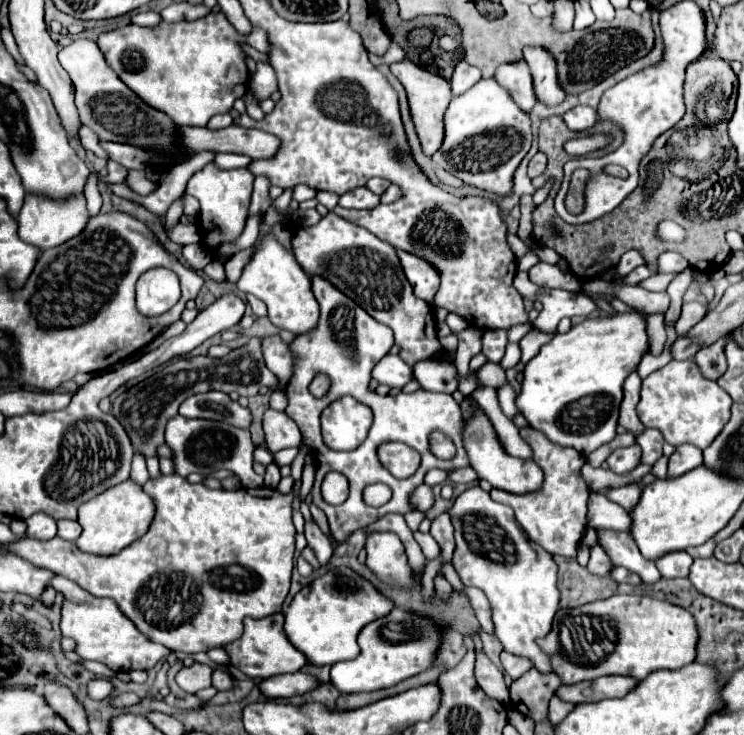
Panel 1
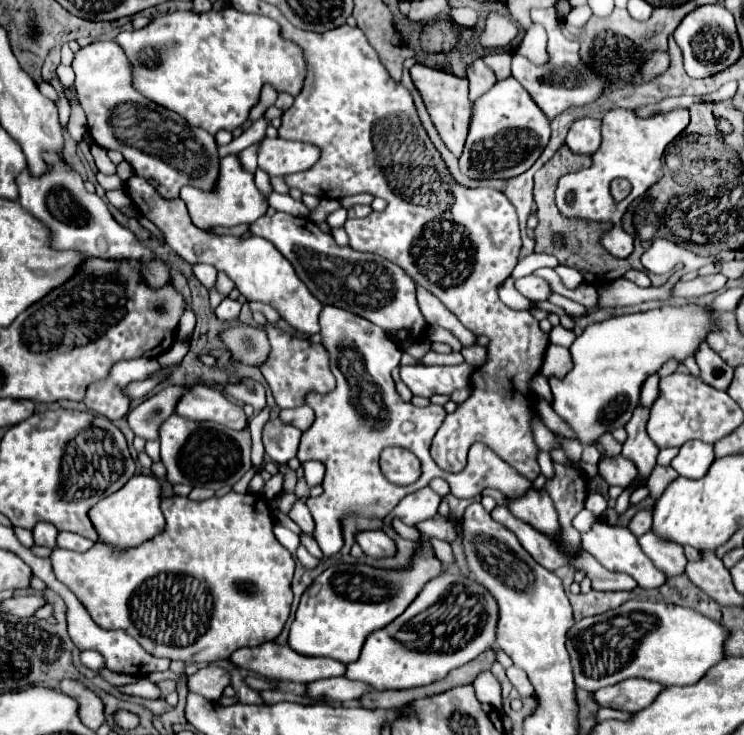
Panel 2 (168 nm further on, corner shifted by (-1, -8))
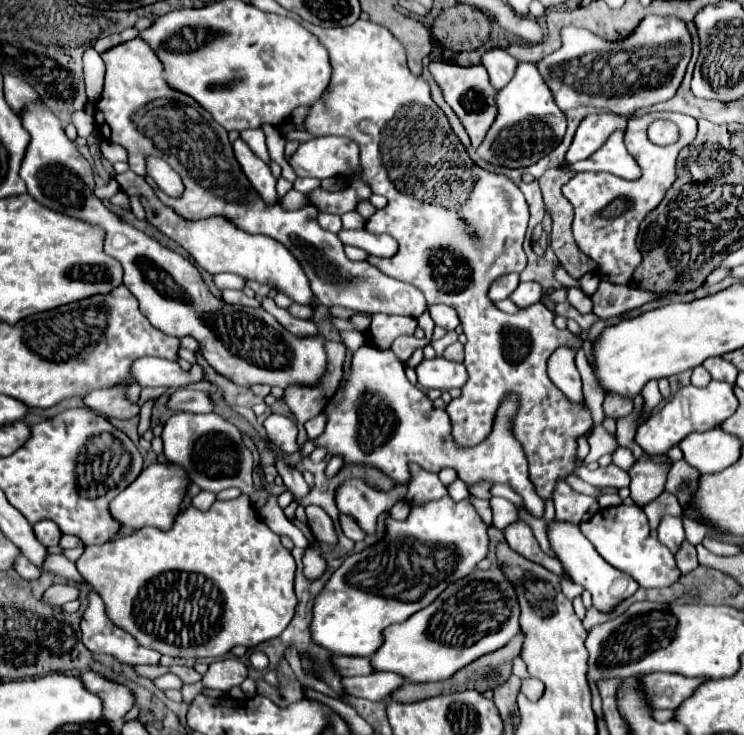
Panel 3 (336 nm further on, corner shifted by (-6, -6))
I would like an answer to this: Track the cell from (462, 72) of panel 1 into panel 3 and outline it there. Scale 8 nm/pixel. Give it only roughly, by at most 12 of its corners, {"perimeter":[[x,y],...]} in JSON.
{"perimeter":[[504,49],[482,55],[492,87],[512,79],[518,61]]}

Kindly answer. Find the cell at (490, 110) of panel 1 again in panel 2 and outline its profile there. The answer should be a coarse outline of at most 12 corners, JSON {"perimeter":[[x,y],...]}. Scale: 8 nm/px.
{"perimeter":[[515,77],[473,103],[459,157],[473,179],[535,163],[549,119]]}

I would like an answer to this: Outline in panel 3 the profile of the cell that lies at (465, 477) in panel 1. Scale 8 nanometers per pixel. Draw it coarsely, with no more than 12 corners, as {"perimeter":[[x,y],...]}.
{"perimeter":[[518,509],[526,525],[530,525],[540,547],[544,547],[548,555],[554,555],[546,537],[544,519],[536,519],[526,509]]}

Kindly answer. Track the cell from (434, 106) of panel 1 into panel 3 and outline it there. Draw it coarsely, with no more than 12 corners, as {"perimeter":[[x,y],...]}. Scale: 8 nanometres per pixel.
{"perimeter":[[430,63],[444,101],[478,147],[496,119],[482,65]]}

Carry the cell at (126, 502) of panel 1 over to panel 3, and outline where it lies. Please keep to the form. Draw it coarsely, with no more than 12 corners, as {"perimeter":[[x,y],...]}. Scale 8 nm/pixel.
{"perimeter":[[146,467],[110,503],[124,527],[168,531],[188,477]]}

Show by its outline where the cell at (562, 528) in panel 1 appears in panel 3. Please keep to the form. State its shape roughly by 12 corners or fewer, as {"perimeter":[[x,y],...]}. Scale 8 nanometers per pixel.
{"perimeter":[[514,521],[504,533],[520,555],[562,575],[562,563],[540,549],[526,523]]}

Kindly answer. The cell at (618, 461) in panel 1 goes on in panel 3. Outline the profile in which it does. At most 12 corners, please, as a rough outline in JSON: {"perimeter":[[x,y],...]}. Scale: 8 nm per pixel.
{"perimeter":[[577,458],[574,473],[596,487],[628,487],[624,469],[610,463],[588,471]]}

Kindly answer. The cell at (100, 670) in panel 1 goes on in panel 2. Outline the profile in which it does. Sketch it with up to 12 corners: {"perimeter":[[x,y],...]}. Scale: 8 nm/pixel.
{"perimeter":[[147,678],[116,687],[130,696],[159,699],[157,684]]}

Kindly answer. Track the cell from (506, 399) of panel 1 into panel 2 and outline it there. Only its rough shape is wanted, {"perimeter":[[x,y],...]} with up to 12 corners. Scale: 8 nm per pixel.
{"perimeter":[[545,451],[539,453],[539,465],[545,479],[553,479],[553,459]]}

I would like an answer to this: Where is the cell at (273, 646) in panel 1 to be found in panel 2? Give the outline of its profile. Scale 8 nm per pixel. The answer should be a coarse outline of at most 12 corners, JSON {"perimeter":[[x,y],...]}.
{"perimeter":[[275,641],[243,647],[231,663],[271,681],[341,677],[345,663],[305,657]]}

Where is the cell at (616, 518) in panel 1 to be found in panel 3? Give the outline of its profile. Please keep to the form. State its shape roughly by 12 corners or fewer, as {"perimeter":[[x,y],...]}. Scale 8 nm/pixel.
{"perimeter":[[664,517],[658,541],[678,553],[684,541],[680,517]]}

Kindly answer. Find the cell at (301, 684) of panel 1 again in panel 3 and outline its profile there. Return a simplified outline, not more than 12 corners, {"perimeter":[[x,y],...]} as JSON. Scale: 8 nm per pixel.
{"perimeter":[[396,673],[342,681],[352,697],[382,701],[404,683]]}

